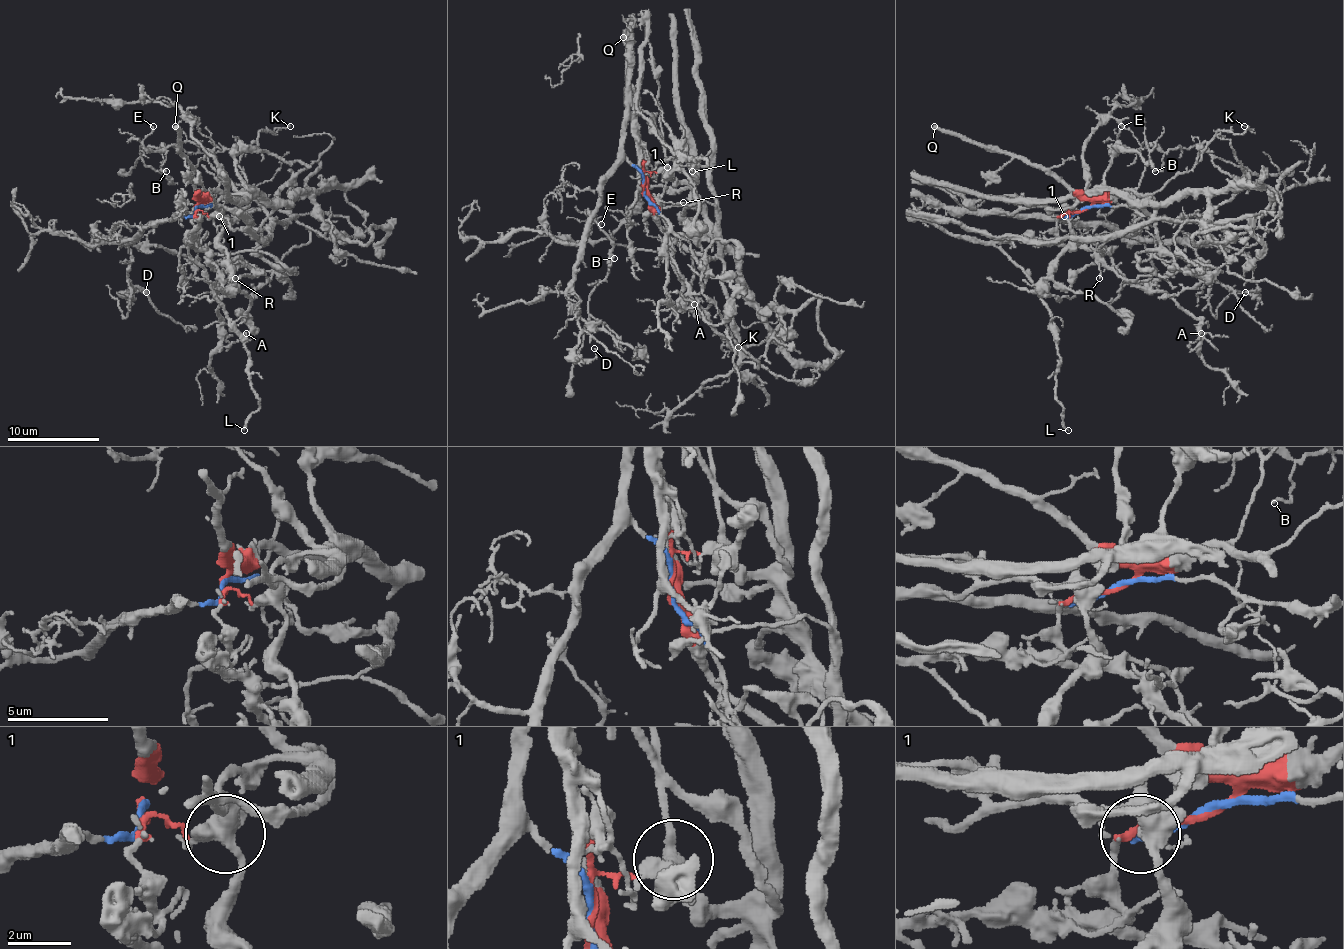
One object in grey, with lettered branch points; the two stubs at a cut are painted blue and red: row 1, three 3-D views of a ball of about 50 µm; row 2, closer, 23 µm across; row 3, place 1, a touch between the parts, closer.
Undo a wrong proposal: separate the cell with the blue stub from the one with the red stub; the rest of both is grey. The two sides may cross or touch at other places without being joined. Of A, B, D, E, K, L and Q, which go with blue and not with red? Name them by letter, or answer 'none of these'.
A, D, L

